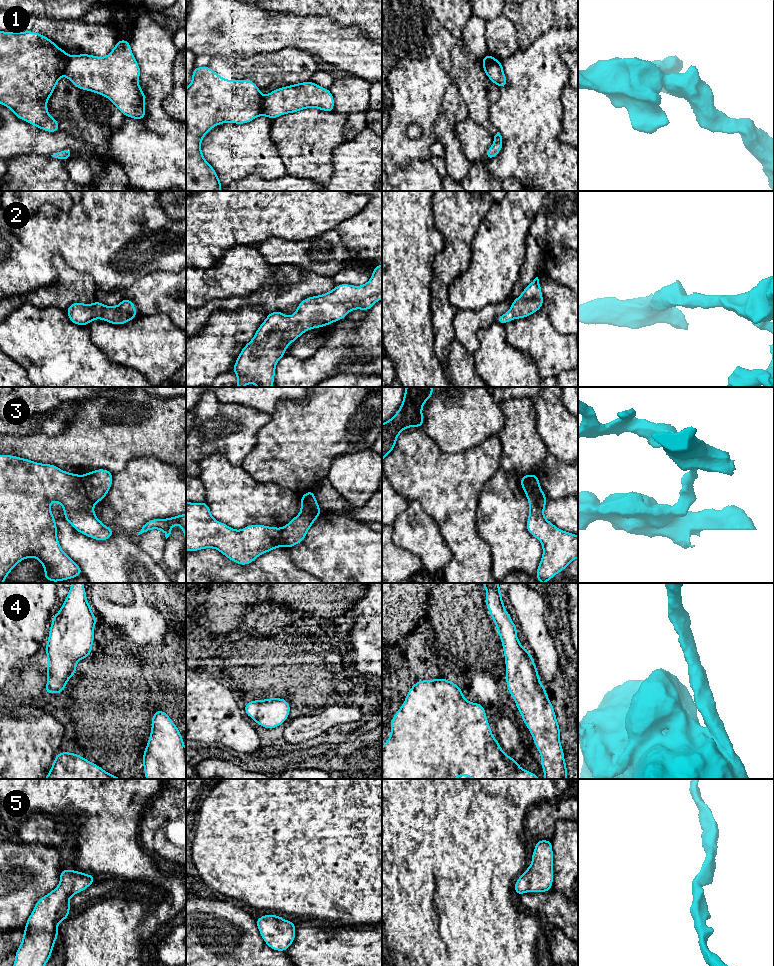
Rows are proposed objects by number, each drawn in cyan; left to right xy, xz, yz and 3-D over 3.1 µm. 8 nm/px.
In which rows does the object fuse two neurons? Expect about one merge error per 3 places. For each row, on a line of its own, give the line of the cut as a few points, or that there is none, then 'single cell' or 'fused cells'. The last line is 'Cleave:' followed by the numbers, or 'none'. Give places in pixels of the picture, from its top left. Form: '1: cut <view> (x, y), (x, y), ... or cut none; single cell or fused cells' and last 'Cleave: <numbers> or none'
1: cut xy (70, 56), (62, 74); fused cells
2: cut none; single cell
3: cut xy (82, 476), (86, 494), (94, 502); fused cells
4: cut none; single cell
5: cut none; single cell
Cleave: 1, 3

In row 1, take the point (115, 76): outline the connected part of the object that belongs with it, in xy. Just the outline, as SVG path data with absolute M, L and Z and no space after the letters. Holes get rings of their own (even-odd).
M118 40L106 57L70 56L63 75L75 87L108 98L125 117L145 118L146 97L137 83L141 70L128 40Z

